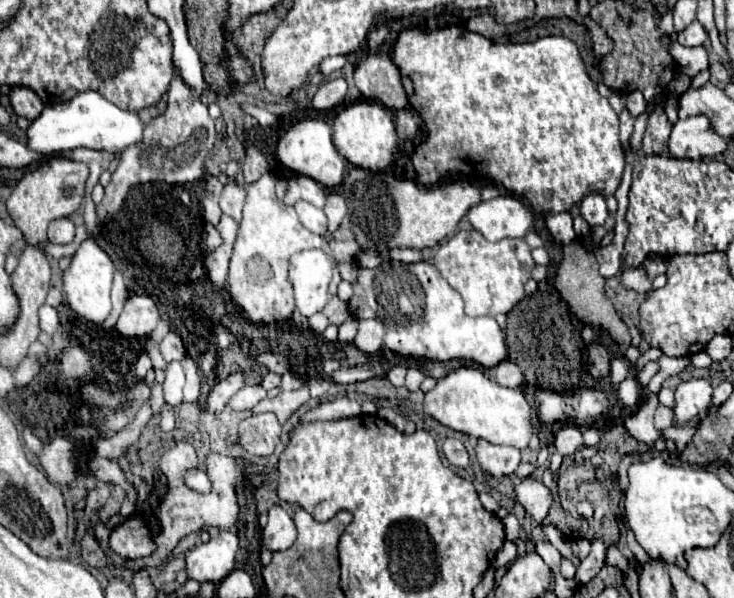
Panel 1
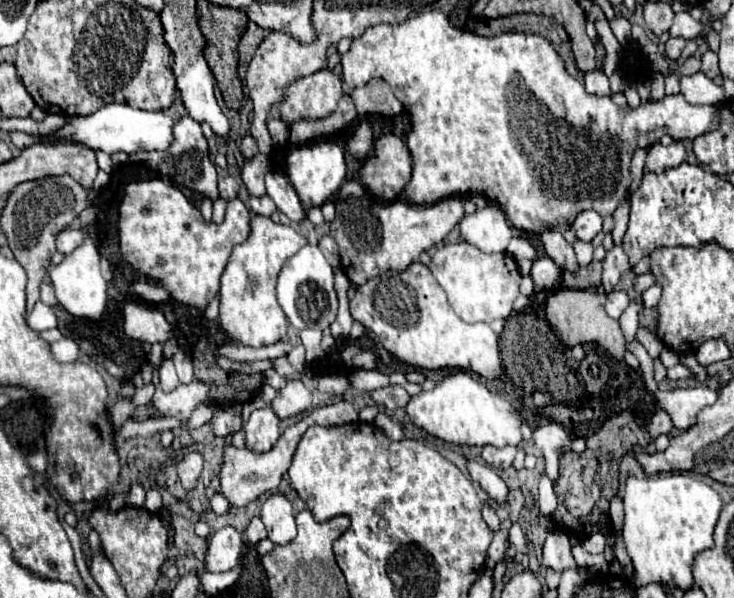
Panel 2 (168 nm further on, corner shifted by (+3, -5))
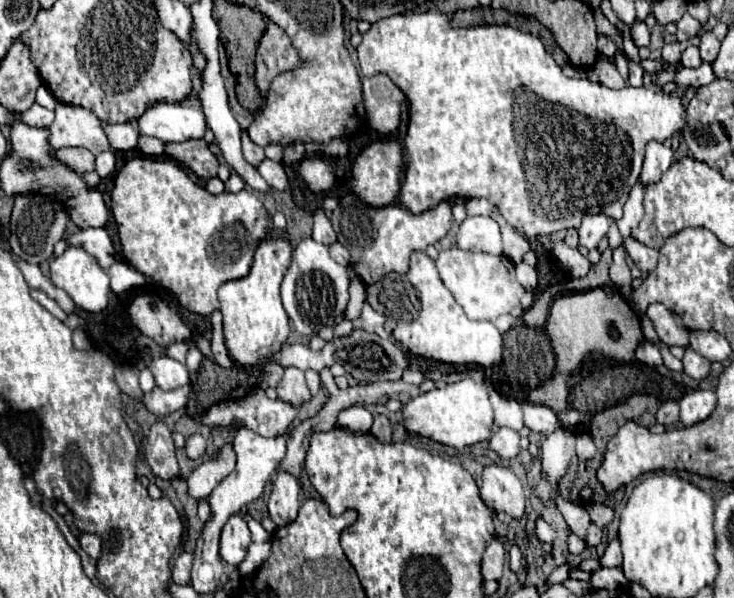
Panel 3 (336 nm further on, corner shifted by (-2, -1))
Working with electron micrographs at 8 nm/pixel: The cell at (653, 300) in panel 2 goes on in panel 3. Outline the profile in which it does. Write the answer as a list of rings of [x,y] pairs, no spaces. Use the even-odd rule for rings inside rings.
[[[651,303],[647,307],[647,317],[653,321],[655,325],[655,331],[659,335],[659,339],[663,343],[667,343],[669,347],[671,345],[681,345],[681,347],[687,347],[687,329],[679,329],[675,319],[673,319],[673,313],[661,305],[661,303]]]

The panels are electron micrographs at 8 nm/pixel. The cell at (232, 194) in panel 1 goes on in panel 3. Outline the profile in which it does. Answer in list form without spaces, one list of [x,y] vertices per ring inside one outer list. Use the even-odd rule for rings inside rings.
[[[133,157],[121,167],[111,191],[111,211],[117,221],[124,260],[169,289],[185,309],[199,315],[211,315],[219,309],[217,289],[221,283],[249,275],[253,253],[267,237],[269,225],[267,209],[251,191],[223,191],[219,195],[211,195],[205,188],[193,183],[175,161],[155,161],[149,157]],[[201,227],[211,233],[197,233]]]

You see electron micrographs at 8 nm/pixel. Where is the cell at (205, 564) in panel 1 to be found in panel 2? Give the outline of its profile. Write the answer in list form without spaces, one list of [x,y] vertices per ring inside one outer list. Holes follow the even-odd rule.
[[[224,527],[212,533],[206,545],[204,569],[210,573],[222,573],[234,569],[240,561],[242,545],[244,545],[242,537],[234,527]]]

